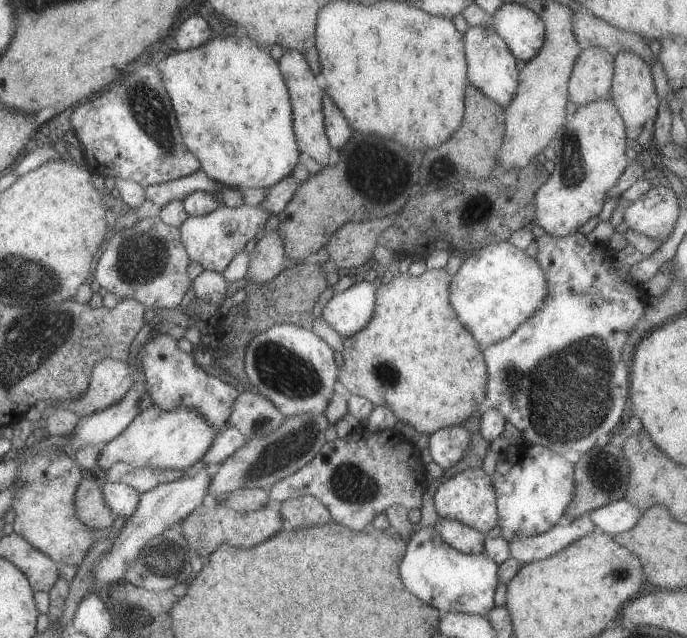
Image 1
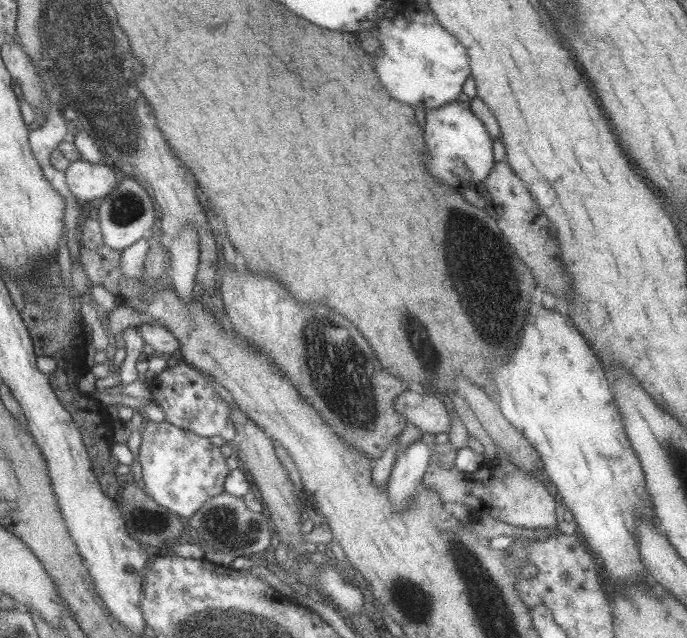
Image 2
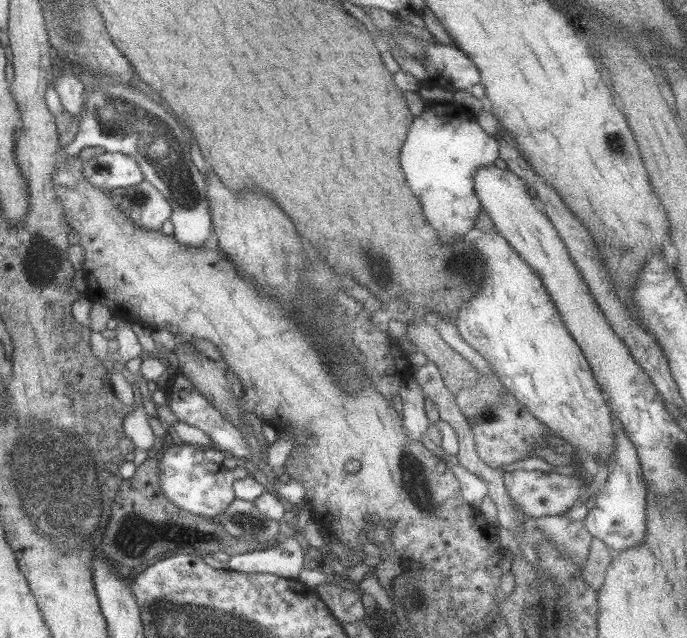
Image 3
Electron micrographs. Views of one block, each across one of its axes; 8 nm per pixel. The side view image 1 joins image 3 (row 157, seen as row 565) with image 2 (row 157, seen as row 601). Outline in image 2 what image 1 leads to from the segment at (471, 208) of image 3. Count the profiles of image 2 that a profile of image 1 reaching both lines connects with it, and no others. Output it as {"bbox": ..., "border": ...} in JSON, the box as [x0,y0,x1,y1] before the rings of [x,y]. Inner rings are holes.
{"bbox":[424,100,494,193],"border":[[[454,100],[426,112],[424,140],[428,150],[424,154],[426,170],[436,182],[450,186],[454,192],[461,193],[464,188],[476,189],[492,172],[494,152],[493,138],[484,123],[472,112],[470,104]]]}

